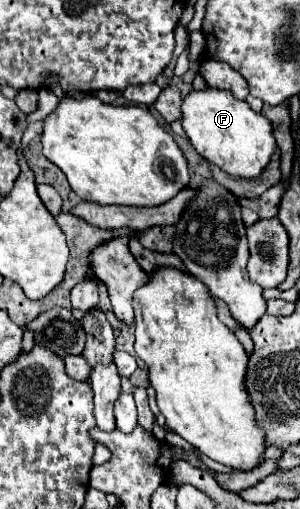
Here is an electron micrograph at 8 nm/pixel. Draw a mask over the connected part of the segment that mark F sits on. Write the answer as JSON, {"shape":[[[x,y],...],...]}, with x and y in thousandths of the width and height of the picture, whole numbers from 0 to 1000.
{"shape":[[[700,169],[620,185],[607,204],[607,248],[667,306],[713,318],[747,338],[800,350],[860,346],[920,291],[907,248],[873,224],[853,224],[827,200],[787,196],[767,181]]]}

